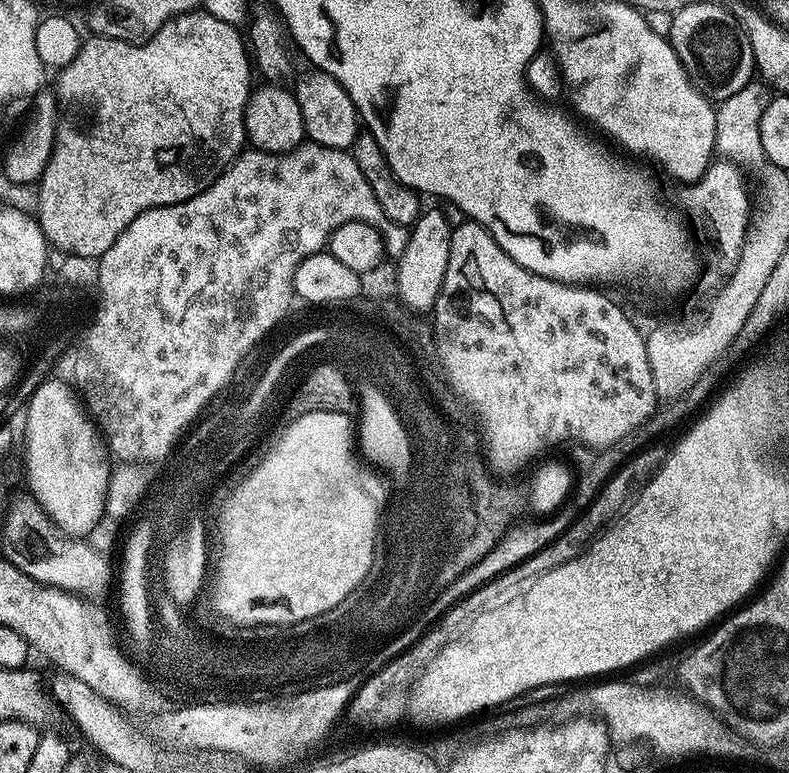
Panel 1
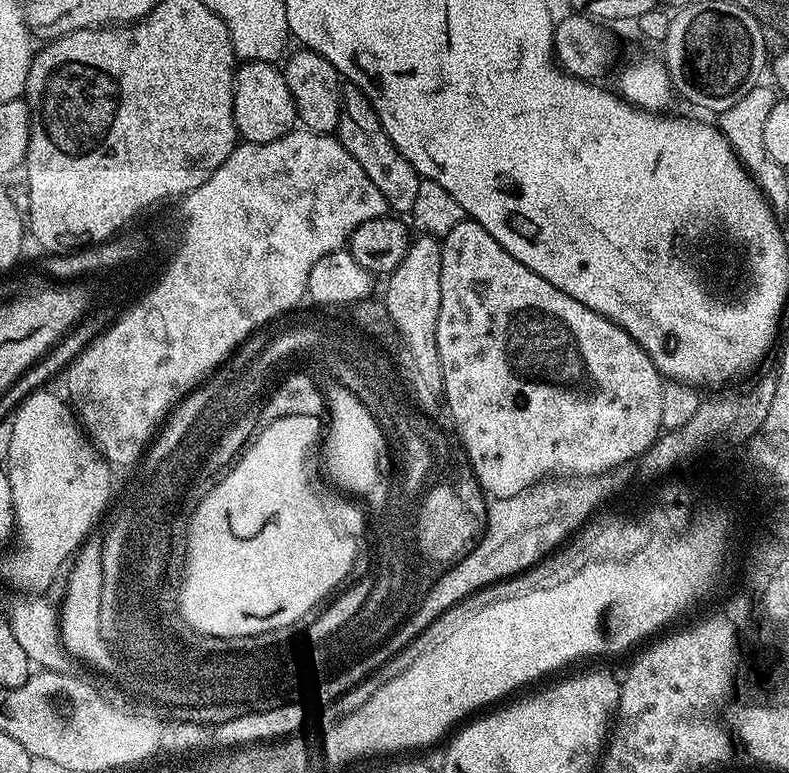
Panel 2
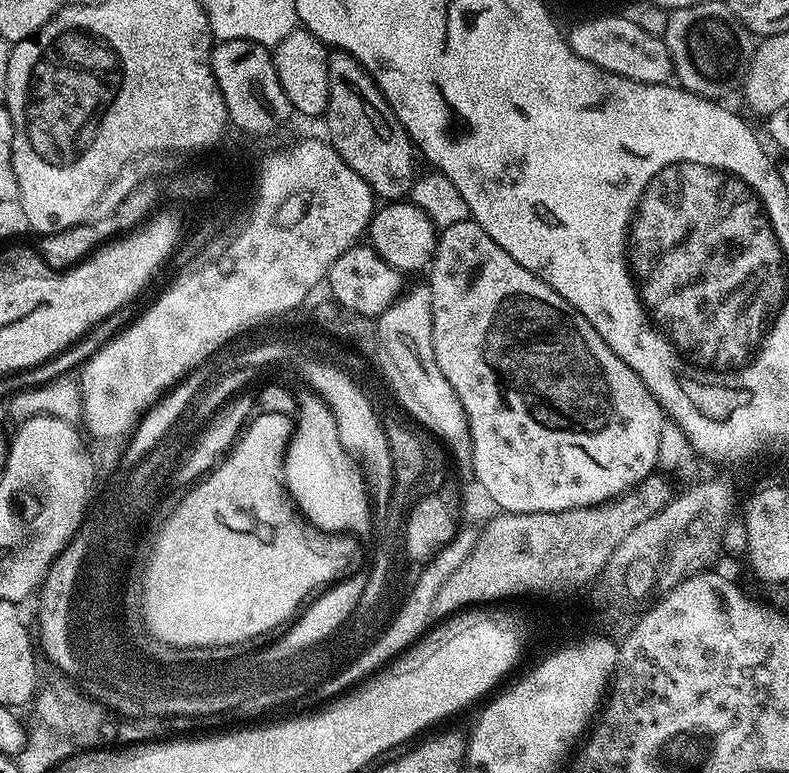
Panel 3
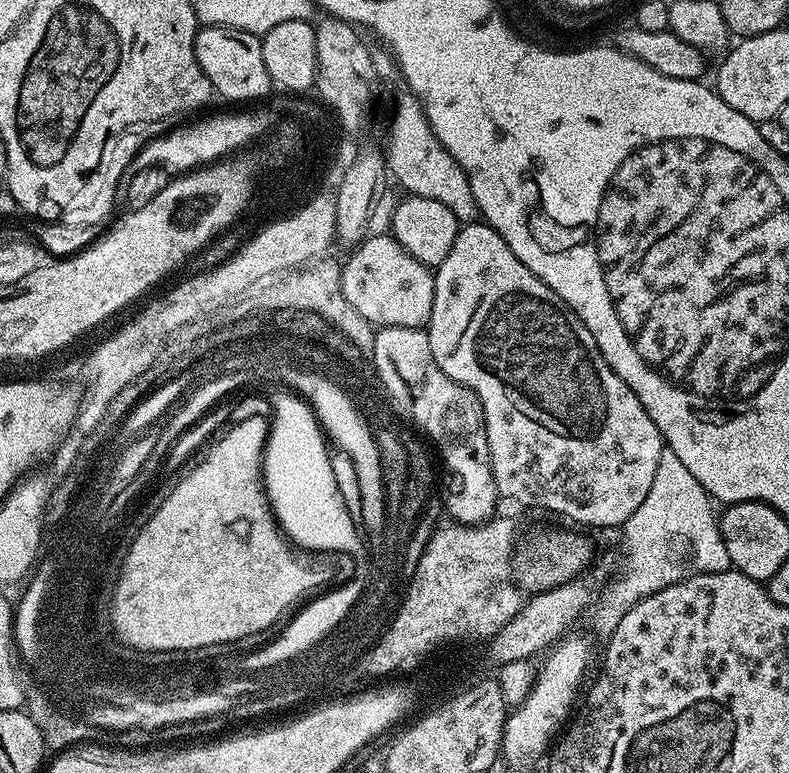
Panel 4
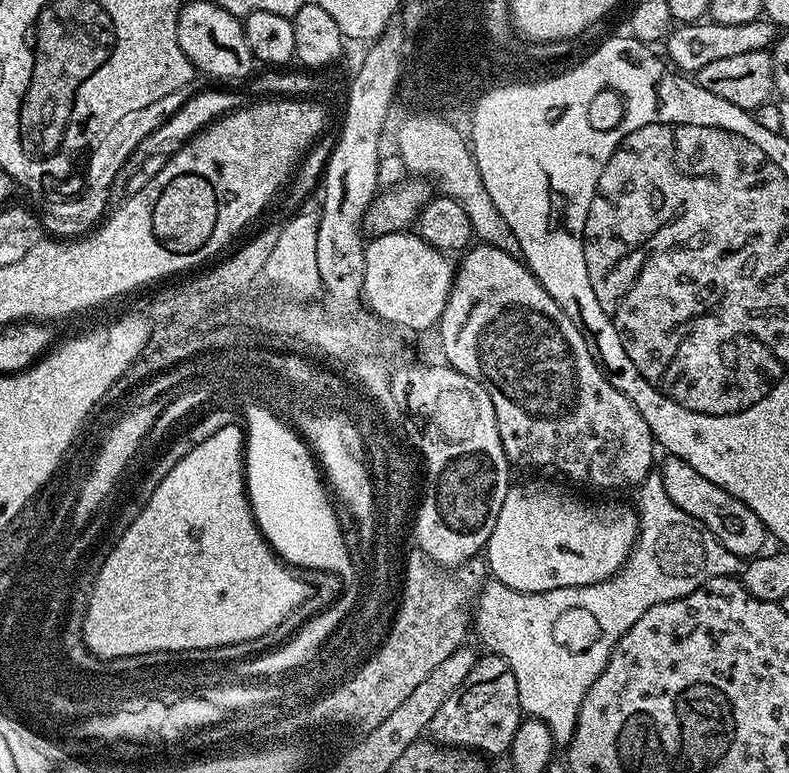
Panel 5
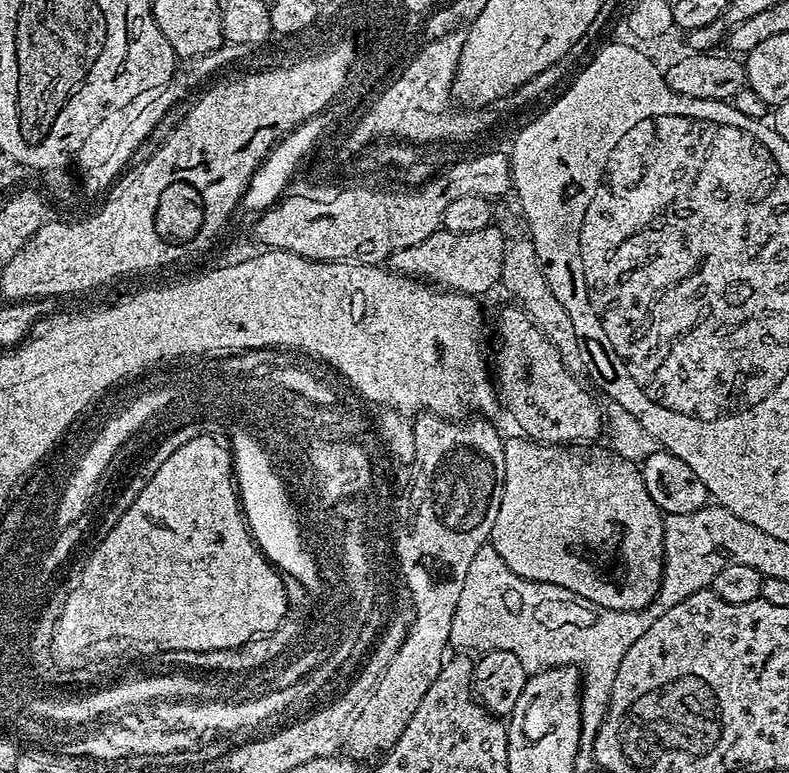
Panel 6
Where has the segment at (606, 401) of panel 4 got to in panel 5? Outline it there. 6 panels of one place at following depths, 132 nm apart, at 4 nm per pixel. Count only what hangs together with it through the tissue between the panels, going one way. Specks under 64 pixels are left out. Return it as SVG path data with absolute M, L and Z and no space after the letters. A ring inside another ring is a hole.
M476 242L459 257L455 270L456 276L452 279L450 298L446 302L446 310L442 310L438 325L440 348L444 351L442 356L448 367L458 369L462 374L466 374L466 378L474 378L474 382L478 382L484 387L486 394L490 394L490 402L494 402L494 414L498 418L498 434L502 438L502 450L506 450L509 465L516 467L517 464L520 468L549 468L550 471L557 472L558 475L565 476L576 484L585 484L588 488L633 487L632 489L635 489L643 484L644 479L654 468L654 460L652 464L654 441L650 426L646 426L646 418L638 414L634 402L630 402L626 394L622 394L604 377L604 371L600 369L596 357L588 349L586 338L578 330L578 326L574 326L574 322L570 322L562 306L558 306L554 298L550 298L548 291L540 285L538 278L528 269L523 259L519 255L507 253L506 250Z

